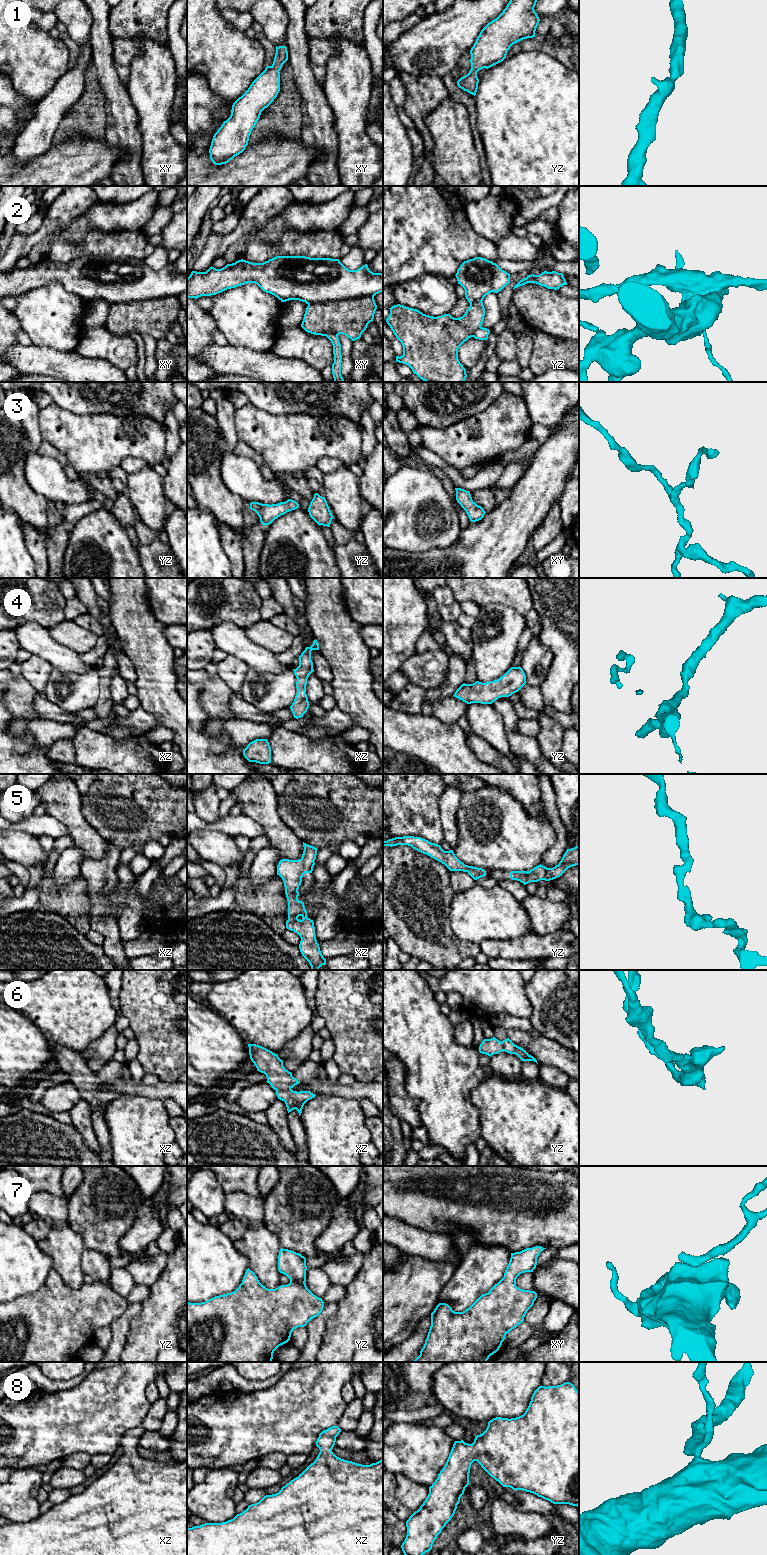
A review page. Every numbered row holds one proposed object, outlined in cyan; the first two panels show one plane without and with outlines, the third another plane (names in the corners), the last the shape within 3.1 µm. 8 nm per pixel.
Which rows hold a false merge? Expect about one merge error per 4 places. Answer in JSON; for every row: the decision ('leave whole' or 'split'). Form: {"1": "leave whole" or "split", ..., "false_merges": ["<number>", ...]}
{"1": "leave whole", "2": "split", "3": "leave whole", "4": "leave whole", "5": "leave whole", "6": "leave whole", "7": "leave whole", "8": "leave whole", "false_merges": ["2"]}

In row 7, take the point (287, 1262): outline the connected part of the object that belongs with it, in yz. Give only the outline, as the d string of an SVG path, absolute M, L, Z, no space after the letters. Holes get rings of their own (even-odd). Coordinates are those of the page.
M281 1248L278 1270L290 1279L289 1284L268 1289L248 1268L242 1283L234 1292L215 1296L201 1303L187 1302L187 1362L272 1362L274 1351L290 1340L292 1331L306 1326L322 1312L322 1298L314 1295L305 1283L307 1266L304 1256Z

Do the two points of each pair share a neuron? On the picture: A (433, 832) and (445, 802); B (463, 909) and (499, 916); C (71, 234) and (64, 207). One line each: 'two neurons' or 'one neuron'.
A: two neurons
B: one neuron
C: two neurons

